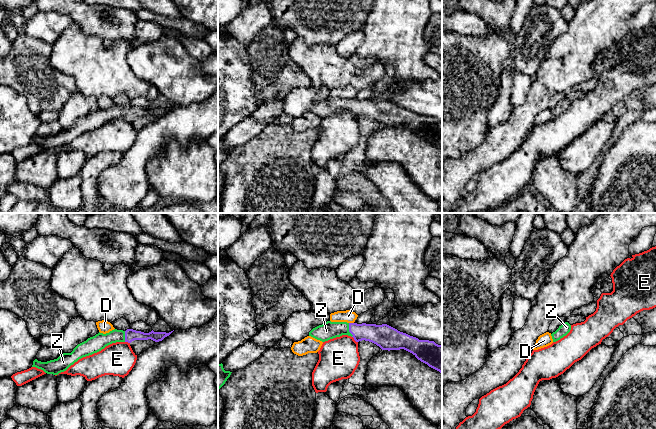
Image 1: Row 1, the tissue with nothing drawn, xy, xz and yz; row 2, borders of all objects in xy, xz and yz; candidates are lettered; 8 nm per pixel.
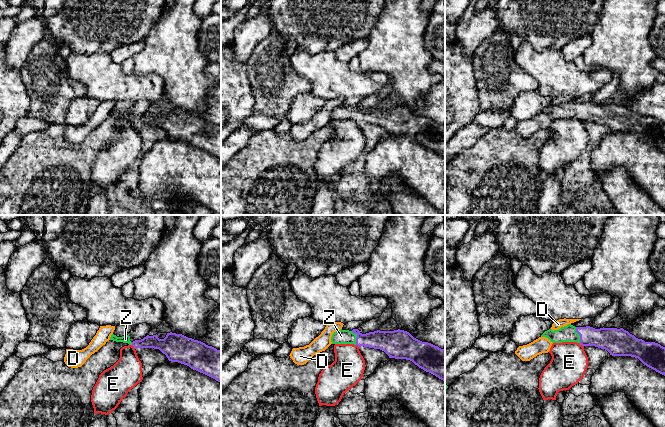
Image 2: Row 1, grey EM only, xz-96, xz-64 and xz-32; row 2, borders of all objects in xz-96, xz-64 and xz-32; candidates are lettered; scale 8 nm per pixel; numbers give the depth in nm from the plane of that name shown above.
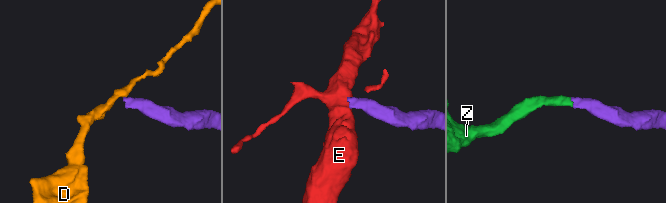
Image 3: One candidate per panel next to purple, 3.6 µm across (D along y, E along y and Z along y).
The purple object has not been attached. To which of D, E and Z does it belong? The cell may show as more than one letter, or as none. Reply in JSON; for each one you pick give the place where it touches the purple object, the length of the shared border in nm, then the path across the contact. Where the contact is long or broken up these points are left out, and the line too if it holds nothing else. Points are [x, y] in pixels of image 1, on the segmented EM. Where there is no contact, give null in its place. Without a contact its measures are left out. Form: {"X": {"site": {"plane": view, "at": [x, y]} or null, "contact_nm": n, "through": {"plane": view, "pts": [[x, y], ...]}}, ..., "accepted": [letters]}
{"Z": {"site": {"plane": "xz", "at": [349, 330]}, "contact_nm": 120, "through": {"plane": "xz", "pts": [[378, 334], [349, 330], [329, 330]]}}, "accepted": ["Z"]}

